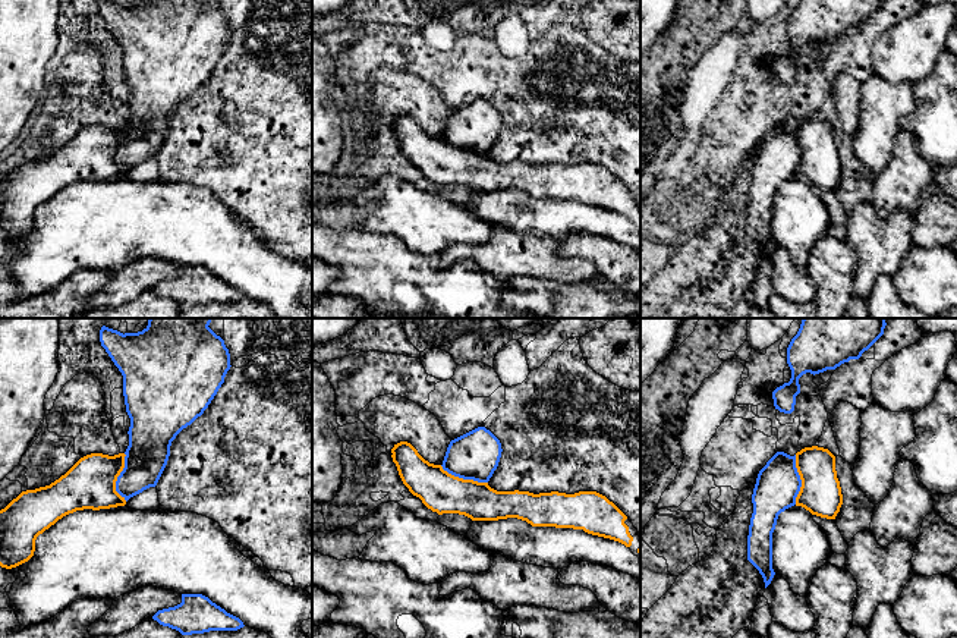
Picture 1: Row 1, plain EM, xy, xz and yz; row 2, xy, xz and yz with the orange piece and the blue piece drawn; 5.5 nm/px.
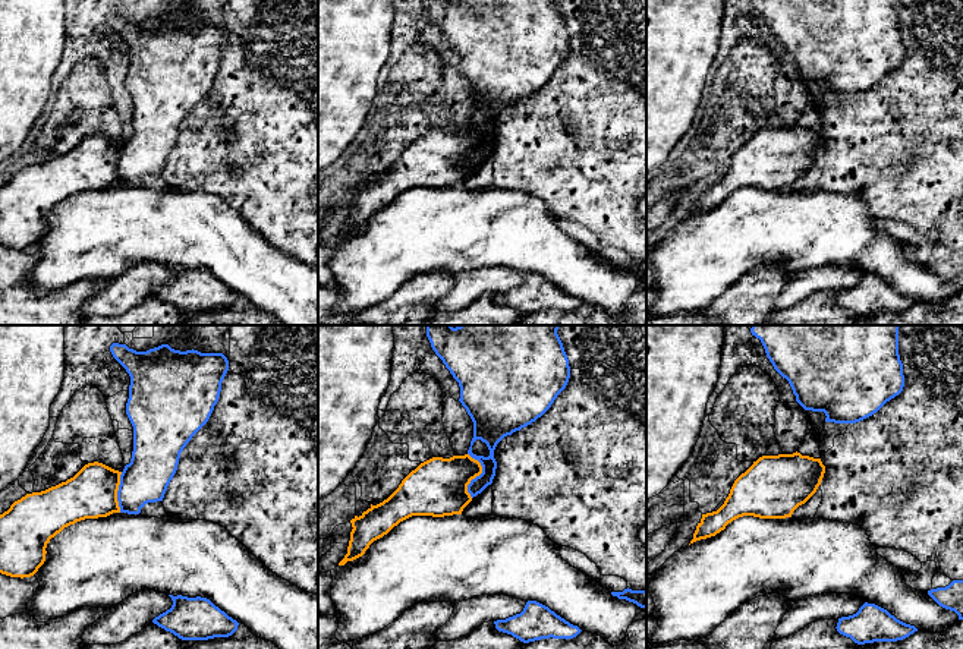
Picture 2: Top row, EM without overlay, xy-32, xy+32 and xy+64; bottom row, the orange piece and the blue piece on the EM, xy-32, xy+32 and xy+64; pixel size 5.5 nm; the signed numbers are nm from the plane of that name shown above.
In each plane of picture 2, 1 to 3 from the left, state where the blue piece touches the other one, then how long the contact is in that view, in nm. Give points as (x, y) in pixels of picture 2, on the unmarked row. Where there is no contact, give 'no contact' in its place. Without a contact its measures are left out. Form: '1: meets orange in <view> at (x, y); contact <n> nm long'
1: meets orange in xy-32 at (116, 164); contact 220 nm long
2: meets orange in xy+32 at (478, 147); contact 240 nm long
3: no contact

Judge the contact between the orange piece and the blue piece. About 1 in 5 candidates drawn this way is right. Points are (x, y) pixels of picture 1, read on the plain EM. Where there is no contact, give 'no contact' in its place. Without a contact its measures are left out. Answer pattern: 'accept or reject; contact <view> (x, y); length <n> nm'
reject; contact xy (117, 147); length 260 nm

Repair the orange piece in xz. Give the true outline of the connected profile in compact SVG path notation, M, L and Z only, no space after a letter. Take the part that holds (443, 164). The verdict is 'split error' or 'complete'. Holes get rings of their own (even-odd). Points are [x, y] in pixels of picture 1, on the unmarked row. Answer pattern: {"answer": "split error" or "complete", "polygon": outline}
{"answer": "split error", "polygon": "M407 113L394 116L391 125L403 155L438 186L459 185L472 192L517 189L532 198L583 201L624 216L640 230L640 205L613 173L596 163L497 163L488 154L463 151L429 135Z"}

